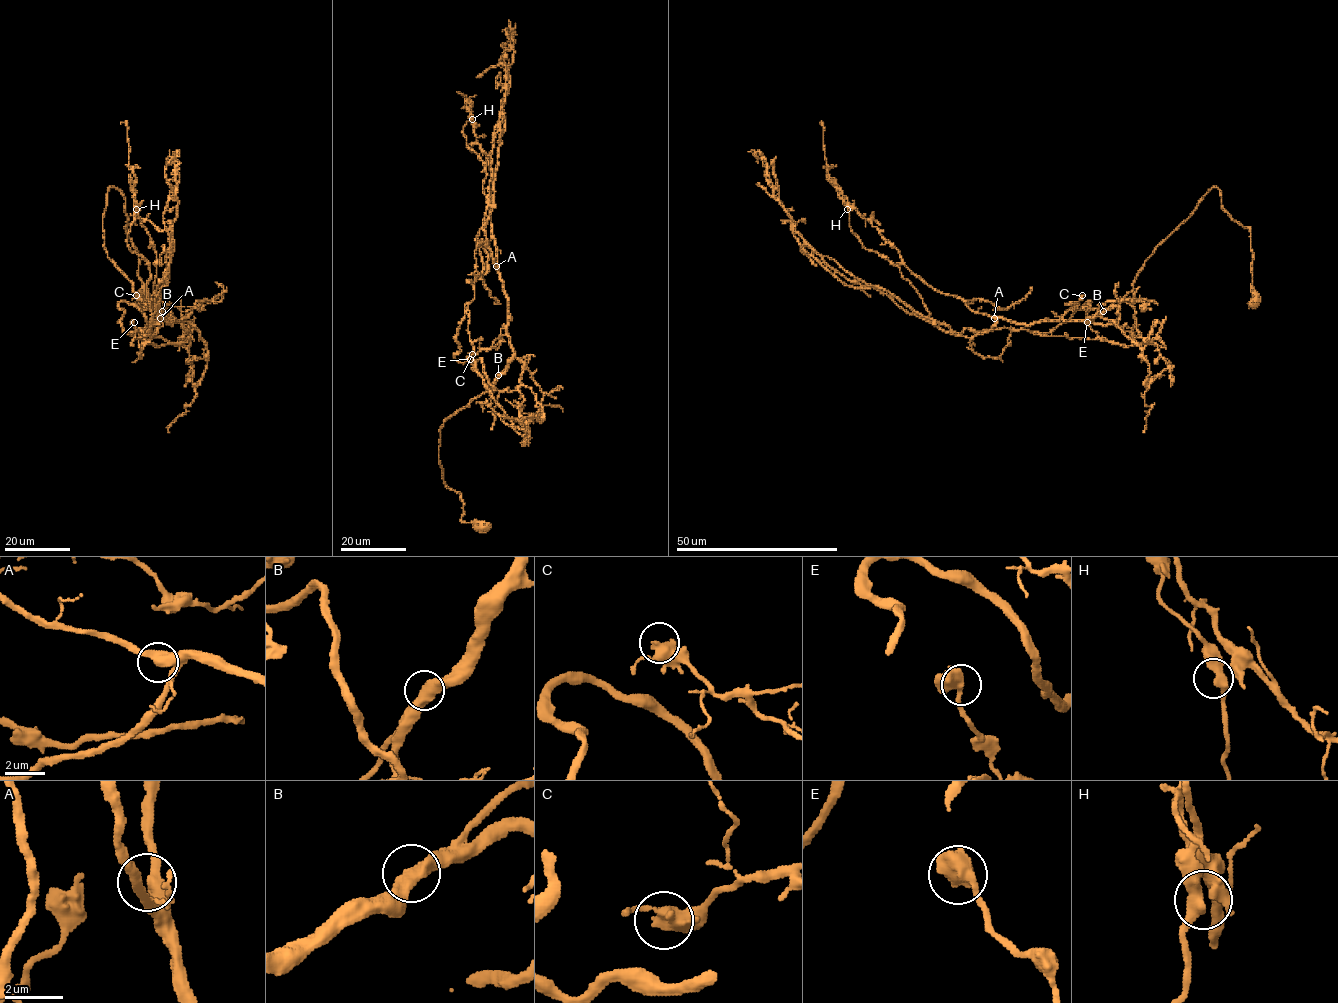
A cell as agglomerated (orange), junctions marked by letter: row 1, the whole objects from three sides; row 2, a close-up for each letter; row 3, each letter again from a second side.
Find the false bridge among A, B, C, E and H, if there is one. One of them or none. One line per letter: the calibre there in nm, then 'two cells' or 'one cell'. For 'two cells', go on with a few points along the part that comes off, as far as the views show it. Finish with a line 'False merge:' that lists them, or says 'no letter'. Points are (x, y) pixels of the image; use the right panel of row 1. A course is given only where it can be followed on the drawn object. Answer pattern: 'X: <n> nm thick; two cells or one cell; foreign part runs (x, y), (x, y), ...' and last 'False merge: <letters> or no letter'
A: 440 nm thick; one cell
B: 480 nm thick; one cell
C: 480 nm thick; one cell
E: 480 nm thick; one cell
H: 440 nm thick; one cell
False merge: no letter

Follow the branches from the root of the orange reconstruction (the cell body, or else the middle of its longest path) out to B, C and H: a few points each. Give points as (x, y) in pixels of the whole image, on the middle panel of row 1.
B: (485, 528), (461, 520), (461, 494), (445, 484), (438, 447), (443, 422), (484, 393), (498, 375)
C: (485, 528), (463, 522), (461, 494), (445, 484), (440, 429), (491, 386), (513, 347), (502, 334), (472, 354)
H: (485, 528), (461, 520), (438, 454), (443, 422), (513, 354), (493, 173), (472, 119)

